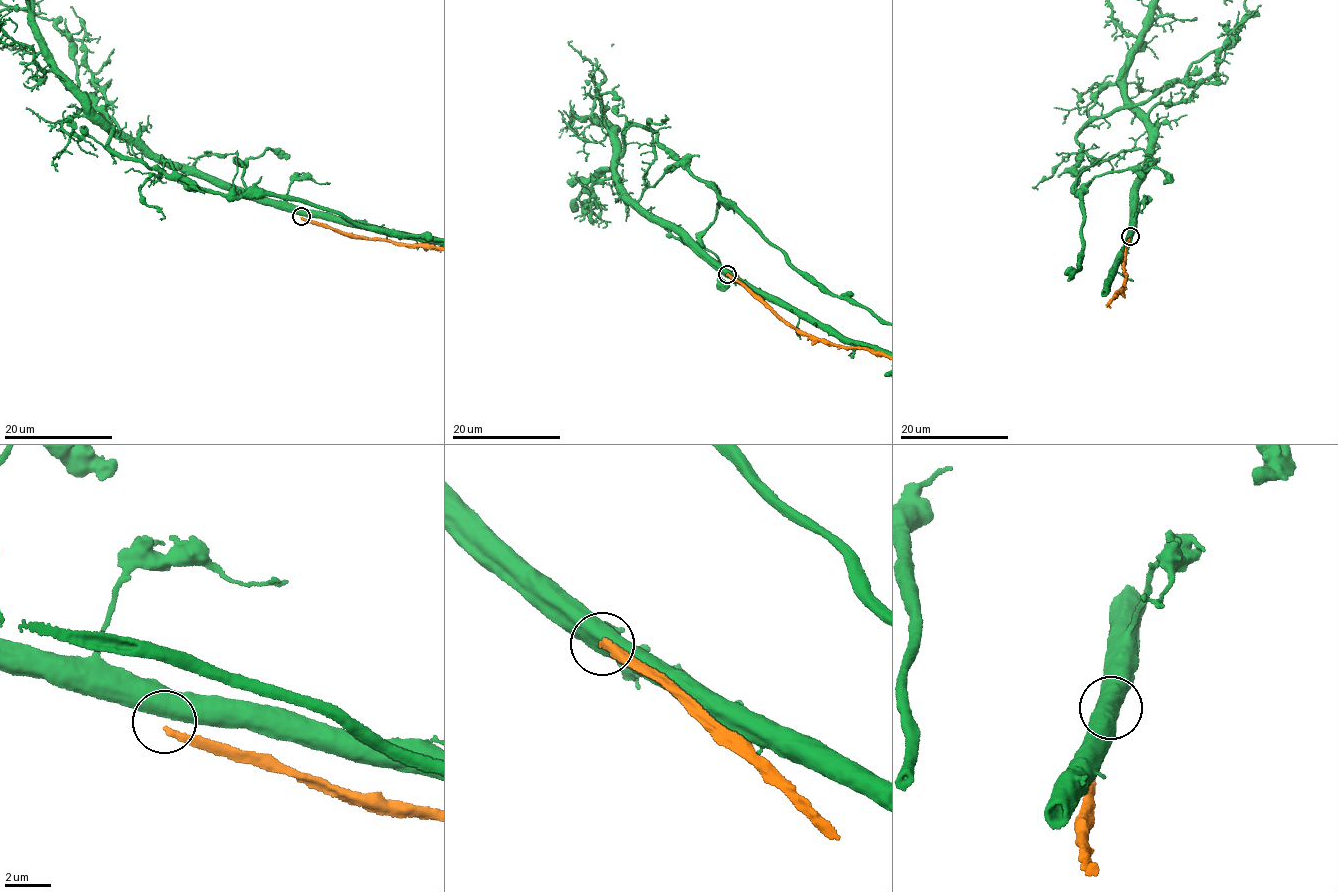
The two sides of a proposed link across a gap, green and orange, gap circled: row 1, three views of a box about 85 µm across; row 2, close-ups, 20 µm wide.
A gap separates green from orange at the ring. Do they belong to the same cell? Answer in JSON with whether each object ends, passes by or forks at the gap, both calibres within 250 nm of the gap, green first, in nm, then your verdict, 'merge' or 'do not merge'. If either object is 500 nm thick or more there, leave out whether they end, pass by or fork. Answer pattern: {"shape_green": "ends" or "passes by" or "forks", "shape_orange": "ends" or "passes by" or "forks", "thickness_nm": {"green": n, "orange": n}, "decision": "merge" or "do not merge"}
{"thickness_nm": {"green": 600, "orange": 280}, "decision": "do not merge"}

